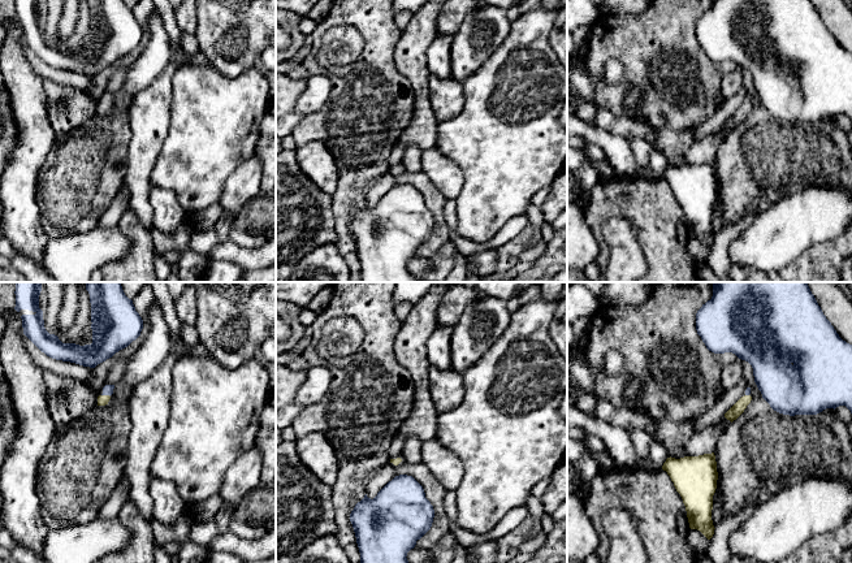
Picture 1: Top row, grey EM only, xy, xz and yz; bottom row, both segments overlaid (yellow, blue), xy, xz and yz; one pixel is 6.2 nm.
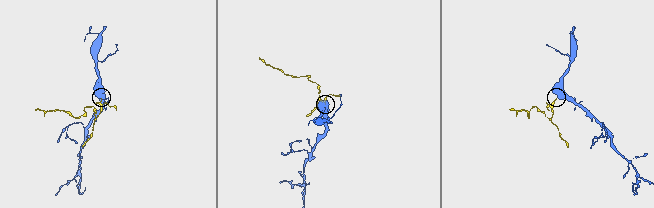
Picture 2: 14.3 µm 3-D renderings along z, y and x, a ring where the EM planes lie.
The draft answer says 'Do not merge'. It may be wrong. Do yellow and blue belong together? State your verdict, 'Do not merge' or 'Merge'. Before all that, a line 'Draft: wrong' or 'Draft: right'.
Draft: wrong
Merge

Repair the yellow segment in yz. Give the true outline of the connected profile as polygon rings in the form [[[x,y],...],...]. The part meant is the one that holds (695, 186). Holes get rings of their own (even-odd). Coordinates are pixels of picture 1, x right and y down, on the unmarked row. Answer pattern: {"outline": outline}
{"outline": [[[714,161],[680,168],[670,165],[662,178],[667,181],[683,208],[689,237],[700,239],[710,248],[715,238],[712,218],[718,189]]]}

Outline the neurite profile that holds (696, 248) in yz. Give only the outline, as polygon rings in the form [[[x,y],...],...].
[[[691,238],[687,242],[687,252],[697,263],[705,263],[709,255],[709,248],[697,238]]]

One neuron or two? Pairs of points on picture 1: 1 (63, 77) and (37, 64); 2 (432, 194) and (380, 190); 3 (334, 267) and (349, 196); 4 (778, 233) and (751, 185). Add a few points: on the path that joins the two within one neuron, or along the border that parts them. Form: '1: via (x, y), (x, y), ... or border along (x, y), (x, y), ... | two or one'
1: via (56, 76), (43, 70) | one
2: border along (394, 174), (396, 183) | two
3: border along (334, 245), (349, 268) | two
4: border along (790, 191), (756, 215) | two

